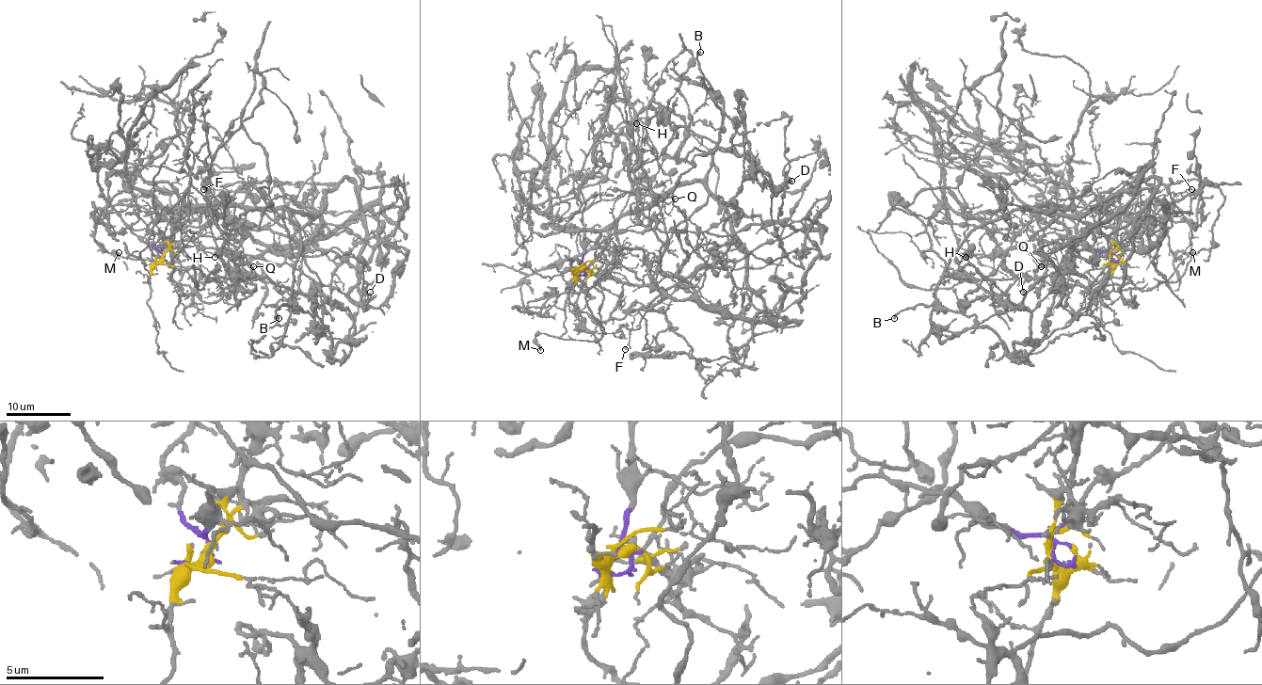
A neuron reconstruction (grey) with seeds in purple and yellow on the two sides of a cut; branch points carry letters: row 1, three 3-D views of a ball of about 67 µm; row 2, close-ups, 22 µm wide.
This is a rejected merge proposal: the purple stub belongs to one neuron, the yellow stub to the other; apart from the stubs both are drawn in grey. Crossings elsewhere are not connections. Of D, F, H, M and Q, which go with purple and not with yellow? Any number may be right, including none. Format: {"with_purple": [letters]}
{"with_purple": ["F"]}

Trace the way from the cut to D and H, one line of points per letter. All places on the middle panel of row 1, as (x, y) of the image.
D: (584, 269), (688, 299), (694, 294), (691, 277), (712, 253), (726, 249), (738, 231), (777, 219), (791, 180)
H: (584, 269), (645, 285), (654, 278), (667, 231), (643, 170), (643, 123), (636, 123)

